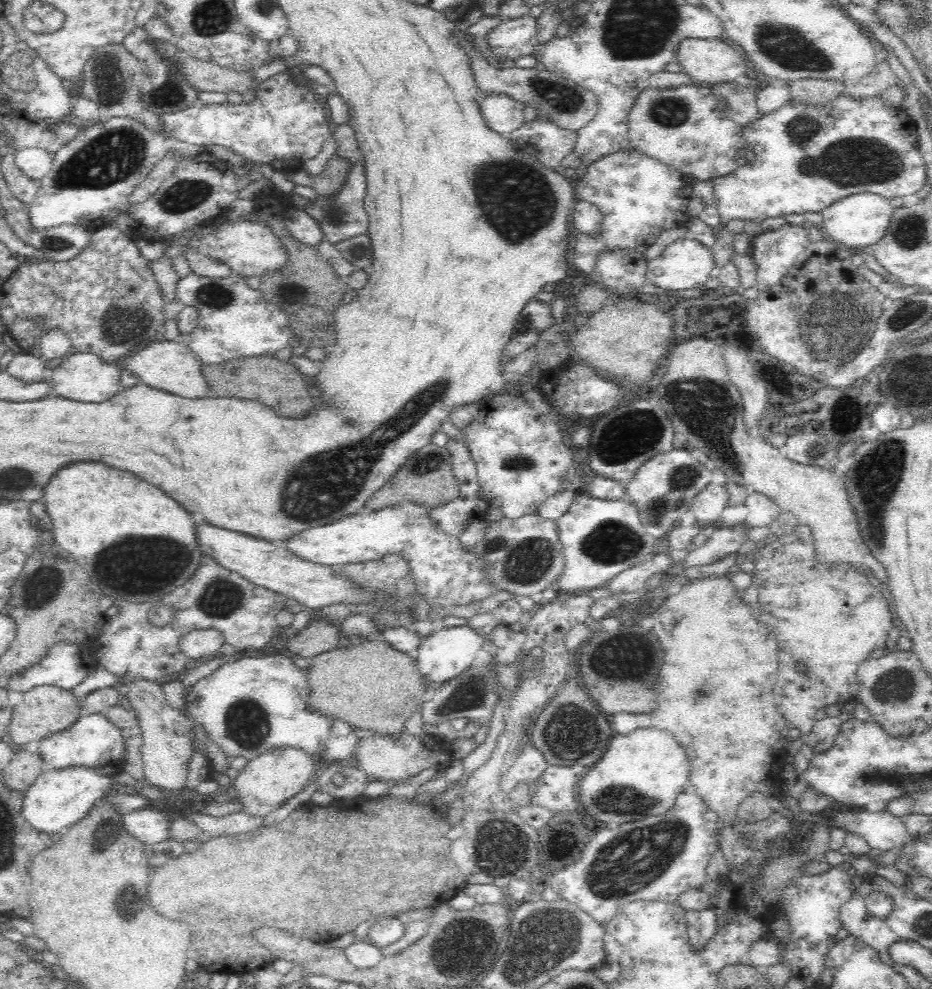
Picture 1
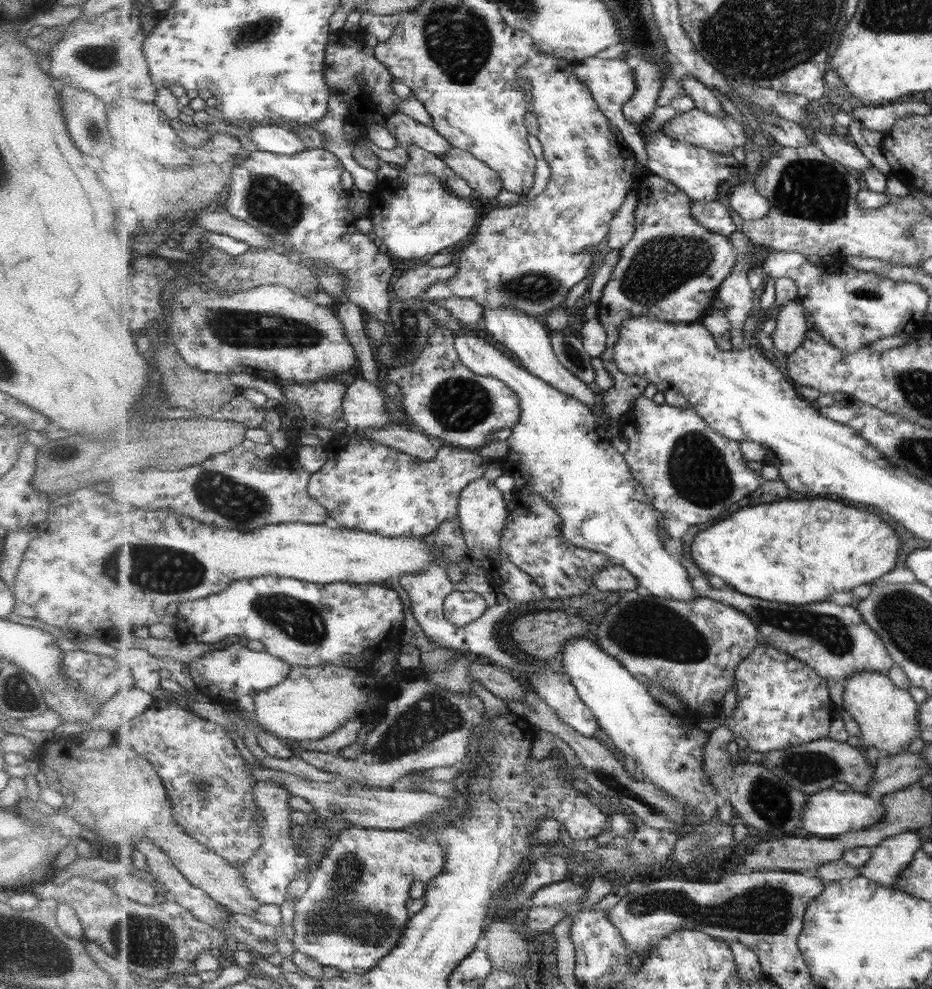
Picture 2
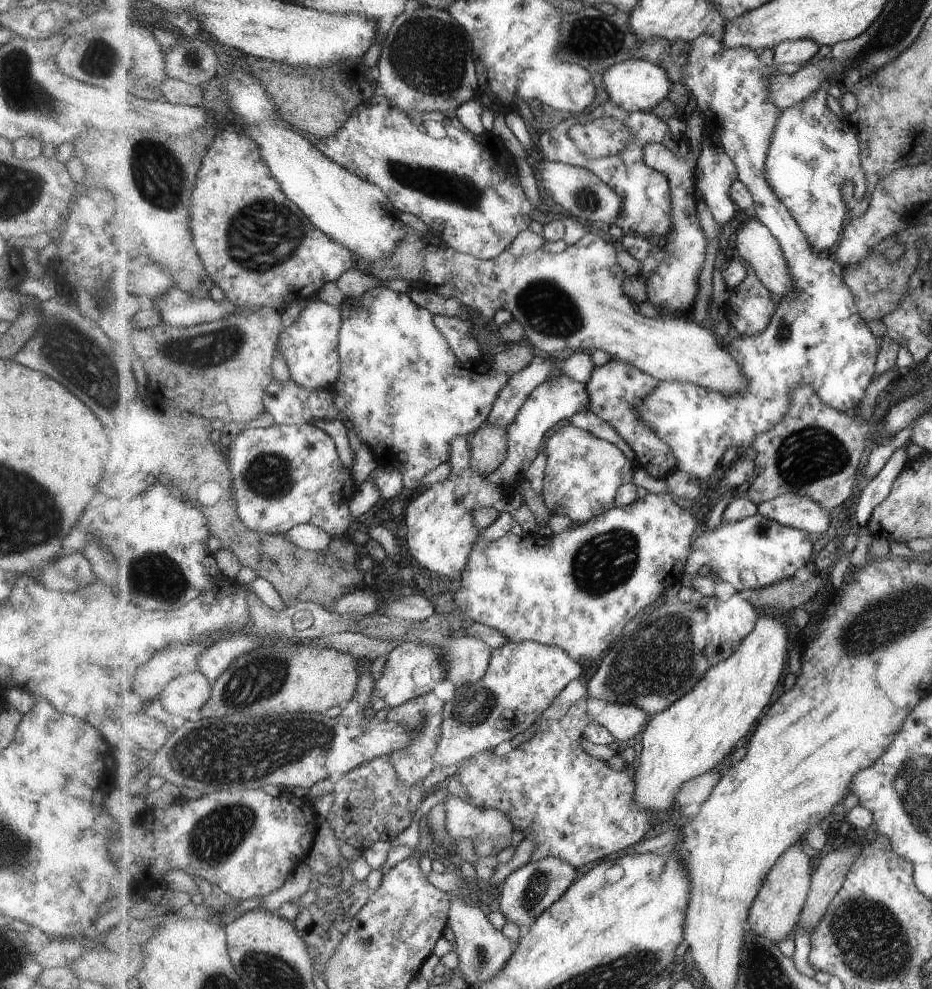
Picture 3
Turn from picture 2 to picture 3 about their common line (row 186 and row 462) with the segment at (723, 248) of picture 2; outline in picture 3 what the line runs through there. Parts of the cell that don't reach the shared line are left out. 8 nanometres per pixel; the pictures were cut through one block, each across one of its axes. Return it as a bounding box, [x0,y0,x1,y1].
[586,359,678,480]

